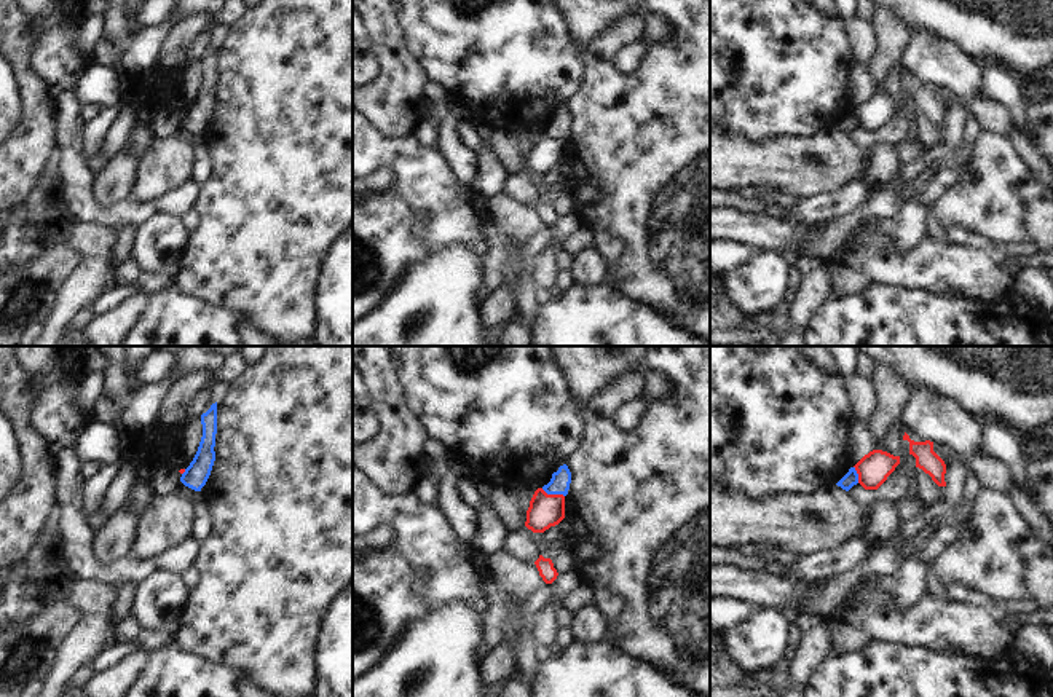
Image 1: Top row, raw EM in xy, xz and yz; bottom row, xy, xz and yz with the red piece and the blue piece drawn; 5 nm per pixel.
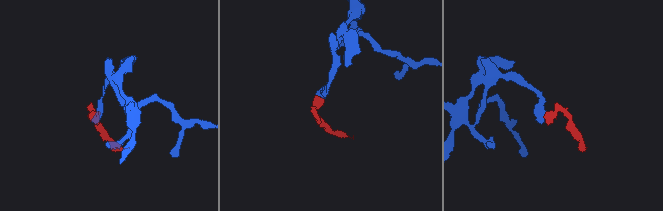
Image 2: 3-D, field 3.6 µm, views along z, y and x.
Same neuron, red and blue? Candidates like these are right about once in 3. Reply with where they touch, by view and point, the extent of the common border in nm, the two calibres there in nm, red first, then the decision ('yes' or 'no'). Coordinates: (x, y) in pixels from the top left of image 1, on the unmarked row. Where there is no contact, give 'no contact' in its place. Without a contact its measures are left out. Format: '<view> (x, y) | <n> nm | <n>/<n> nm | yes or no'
xz (552, 137) | 130 nm | 170/100 nm | no

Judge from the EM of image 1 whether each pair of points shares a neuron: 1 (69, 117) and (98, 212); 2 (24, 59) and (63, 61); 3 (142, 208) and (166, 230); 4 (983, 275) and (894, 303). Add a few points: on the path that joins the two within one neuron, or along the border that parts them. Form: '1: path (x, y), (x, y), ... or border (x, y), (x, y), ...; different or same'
1: path (69, 141), (80, 189); same
2: border (32, 21), (34, 66), (51, 91); different
3: border (179, 214), (152, 212), (138, 225); different
4: border (894, 284), (930, 291), (956, 291), (967, 299); different

